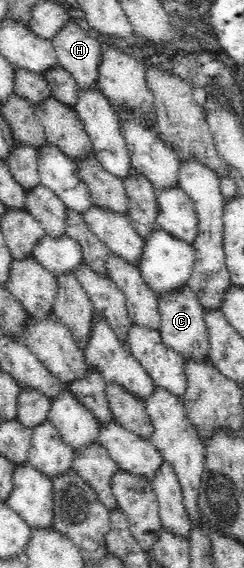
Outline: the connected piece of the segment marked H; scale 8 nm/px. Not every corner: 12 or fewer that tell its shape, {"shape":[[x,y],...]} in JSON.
{"shape":[[70,19],[51,43],[78,87],[96,88],[100,38]]}

